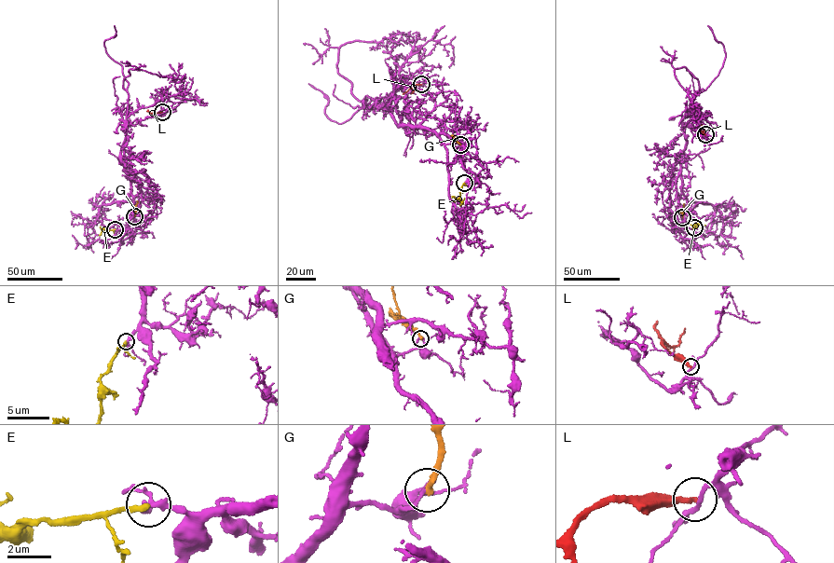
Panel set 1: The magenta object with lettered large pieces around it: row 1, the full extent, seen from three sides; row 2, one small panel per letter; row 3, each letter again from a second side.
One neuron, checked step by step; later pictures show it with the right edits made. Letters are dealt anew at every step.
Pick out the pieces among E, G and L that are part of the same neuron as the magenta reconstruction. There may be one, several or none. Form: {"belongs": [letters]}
{"belongs": ["E"]}

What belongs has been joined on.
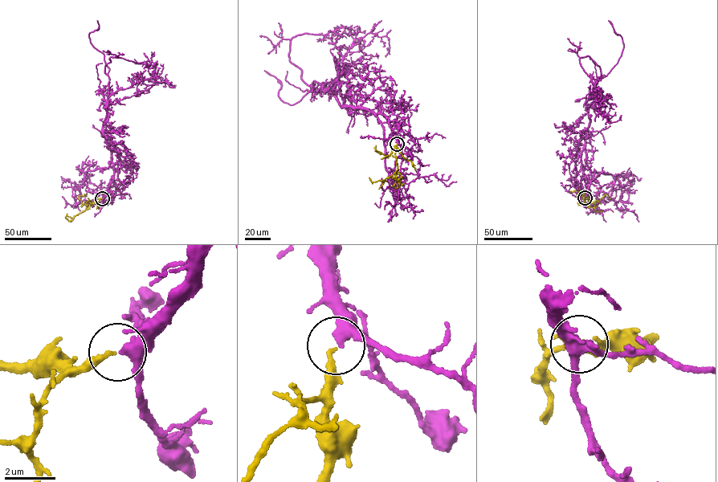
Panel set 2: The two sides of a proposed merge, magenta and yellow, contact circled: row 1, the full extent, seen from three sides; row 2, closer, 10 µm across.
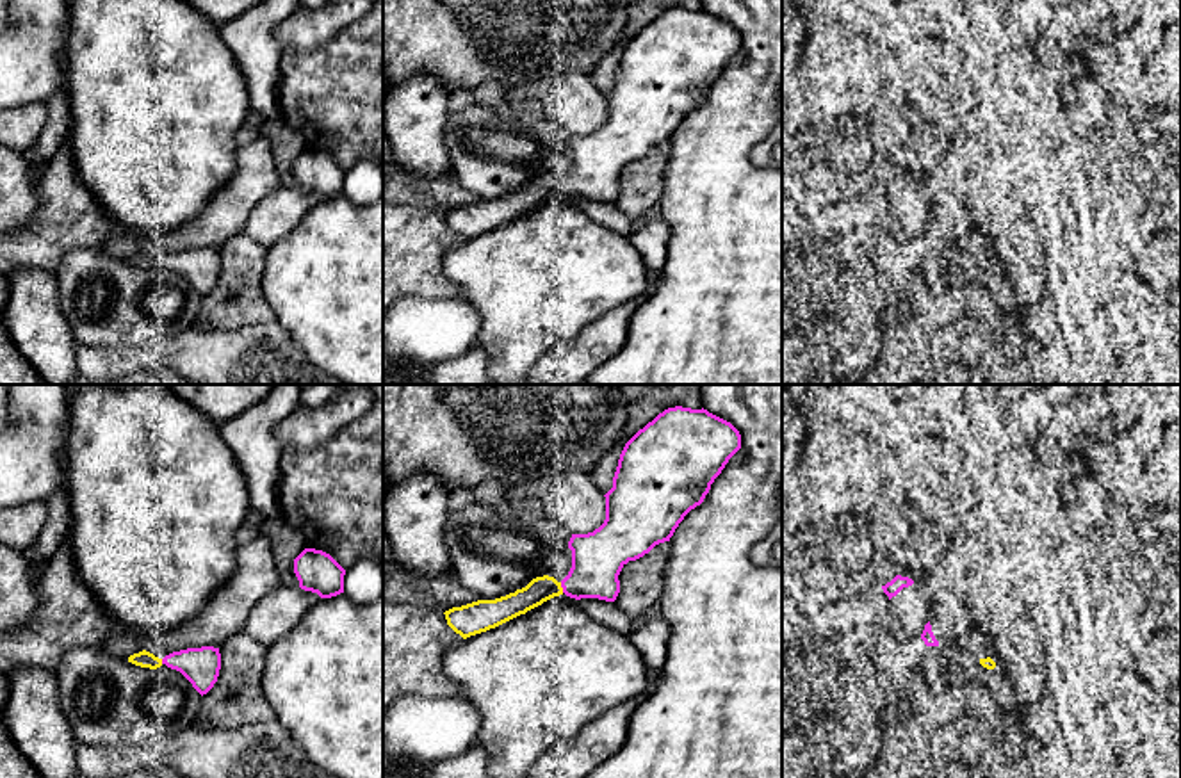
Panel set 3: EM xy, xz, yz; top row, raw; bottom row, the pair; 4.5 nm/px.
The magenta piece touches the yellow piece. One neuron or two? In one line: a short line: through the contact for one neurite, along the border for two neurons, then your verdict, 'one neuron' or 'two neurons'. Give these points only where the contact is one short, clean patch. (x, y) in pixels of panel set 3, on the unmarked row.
one neuron

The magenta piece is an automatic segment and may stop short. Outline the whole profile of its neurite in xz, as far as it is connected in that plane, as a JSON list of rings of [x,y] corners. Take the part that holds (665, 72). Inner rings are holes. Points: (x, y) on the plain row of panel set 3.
[[[668,9],[639,30],[623,48],[606,98],[606,121],[588,135],[572,135],[572,169],[558,183],[543,176],[525,189],[495,201],[477,201],[445,212],[447,226],[463,240],[495,230],[543,203],[566,196],[570,199],[599,199],[615,203],[620,194],[618,176],[629,162],[648,155],[656,146],[670,142],[684,118],[700,107],[714,80],[741,50],[739,32],[707,11]]]

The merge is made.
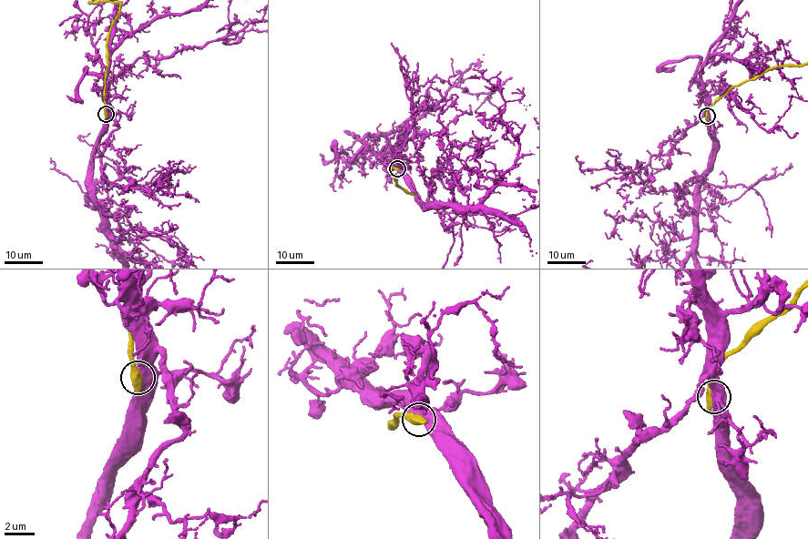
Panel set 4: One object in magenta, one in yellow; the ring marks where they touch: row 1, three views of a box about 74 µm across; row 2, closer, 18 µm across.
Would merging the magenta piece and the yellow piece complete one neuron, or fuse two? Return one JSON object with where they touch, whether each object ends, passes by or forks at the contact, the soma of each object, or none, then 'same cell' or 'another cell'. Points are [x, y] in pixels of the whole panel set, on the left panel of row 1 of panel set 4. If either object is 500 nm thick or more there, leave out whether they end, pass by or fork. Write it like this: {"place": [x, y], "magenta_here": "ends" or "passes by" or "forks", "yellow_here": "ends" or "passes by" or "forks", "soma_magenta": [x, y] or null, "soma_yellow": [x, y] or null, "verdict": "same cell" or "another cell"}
{"place": [106, 114], "soma_magenta": null, "soma_yellow": null, "verdict": "another cell"}

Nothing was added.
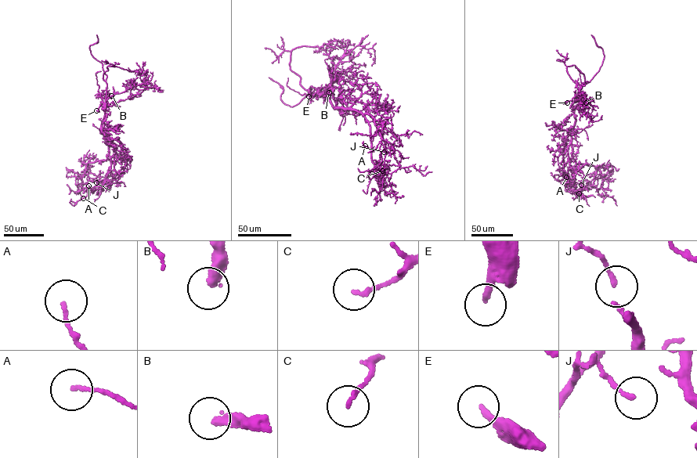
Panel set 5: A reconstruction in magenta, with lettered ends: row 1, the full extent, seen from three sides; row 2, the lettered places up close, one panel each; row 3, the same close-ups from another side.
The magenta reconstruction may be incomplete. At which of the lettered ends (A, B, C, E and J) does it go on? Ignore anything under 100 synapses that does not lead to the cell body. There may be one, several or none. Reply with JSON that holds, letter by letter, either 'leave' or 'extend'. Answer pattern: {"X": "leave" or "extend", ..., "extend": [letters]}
{"A": "leave", "B": "extend", "C": "leave", "E": "extend", "J": "leave", "extend": ["B", "E"]}

